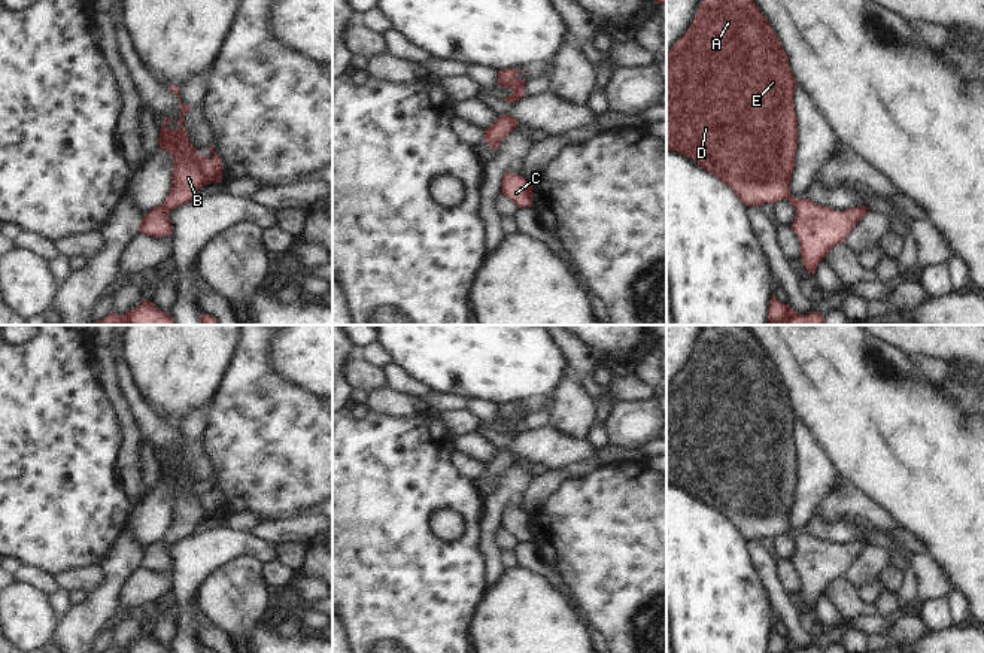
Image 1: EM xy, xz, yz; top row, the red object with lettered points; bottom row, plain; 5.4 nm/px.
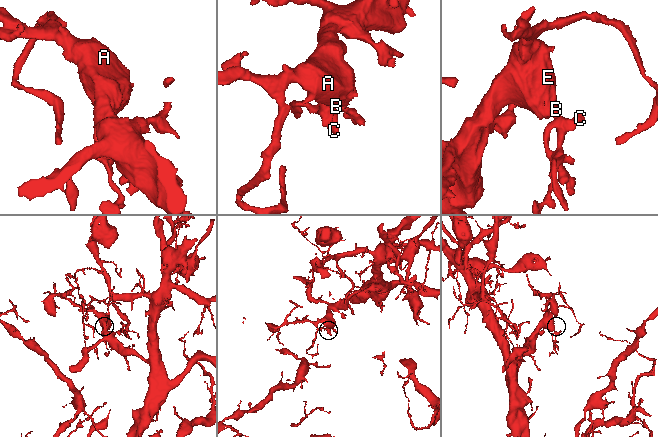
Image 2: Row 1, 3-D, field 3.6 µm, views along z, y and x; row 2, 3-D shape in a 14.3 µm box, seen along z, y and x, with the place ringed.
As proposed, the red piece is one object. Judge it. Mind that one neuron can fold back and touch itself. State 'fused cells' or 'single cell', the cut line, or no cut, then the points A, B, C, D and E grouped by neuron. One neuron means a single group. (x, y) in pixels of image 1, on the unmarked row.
single cell; no cut; A B C D E

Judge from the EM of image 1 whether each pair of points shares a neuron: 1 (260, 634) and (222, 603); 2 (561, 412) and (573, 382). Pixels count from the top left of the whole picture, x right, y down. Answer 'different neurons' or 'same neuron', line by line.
1: different neurons
2: same neuron

